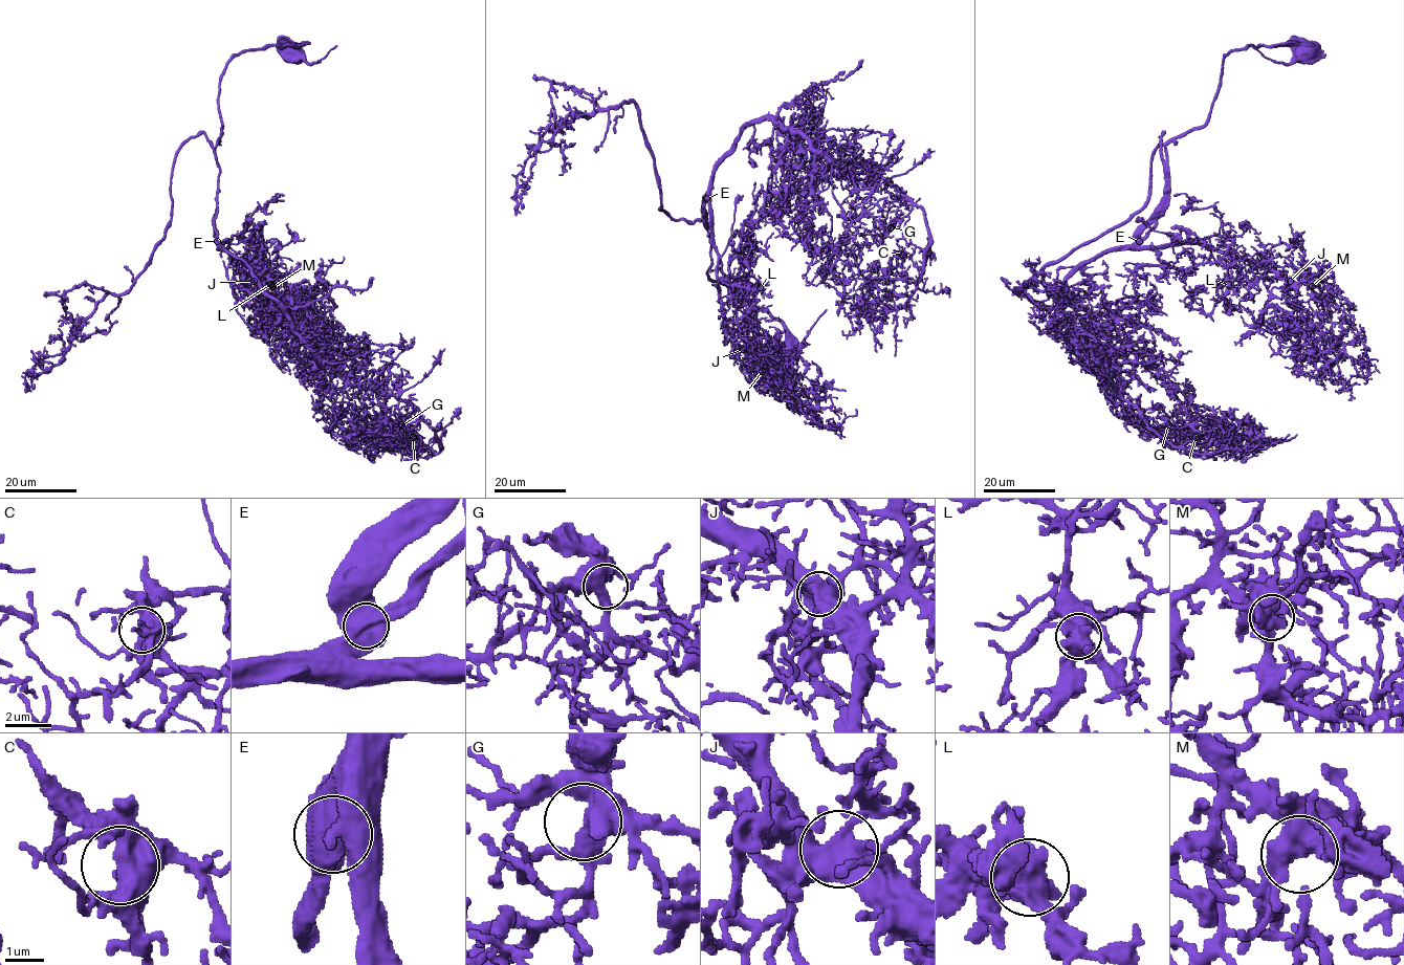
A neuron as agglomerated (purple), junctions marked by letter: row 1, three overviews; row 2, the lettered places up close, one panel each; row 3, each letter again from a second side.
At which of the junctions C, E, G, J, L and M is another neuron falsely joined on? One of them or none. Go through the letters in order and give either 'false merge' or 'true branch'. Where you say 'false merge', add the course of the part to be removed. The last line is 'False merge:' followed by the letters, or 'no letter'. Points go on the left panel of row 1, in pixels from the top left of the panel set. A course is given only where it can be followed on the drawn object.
C: true branch
E: true branch
G: true branch
J: true branch
L: true branch
M: true branch
False merge: no letter

